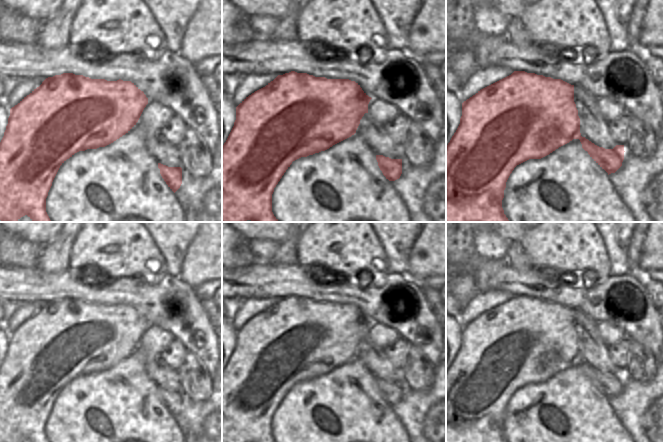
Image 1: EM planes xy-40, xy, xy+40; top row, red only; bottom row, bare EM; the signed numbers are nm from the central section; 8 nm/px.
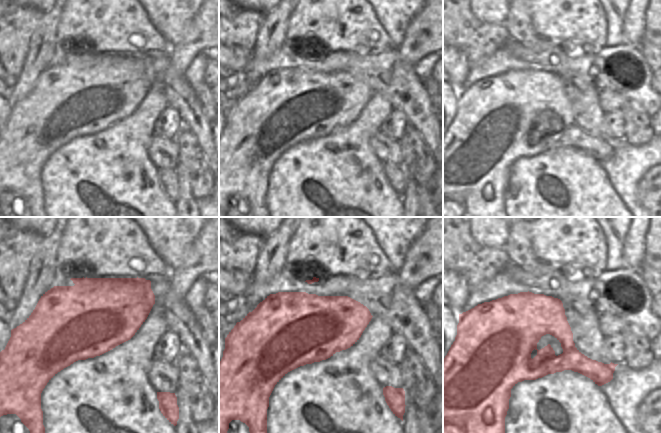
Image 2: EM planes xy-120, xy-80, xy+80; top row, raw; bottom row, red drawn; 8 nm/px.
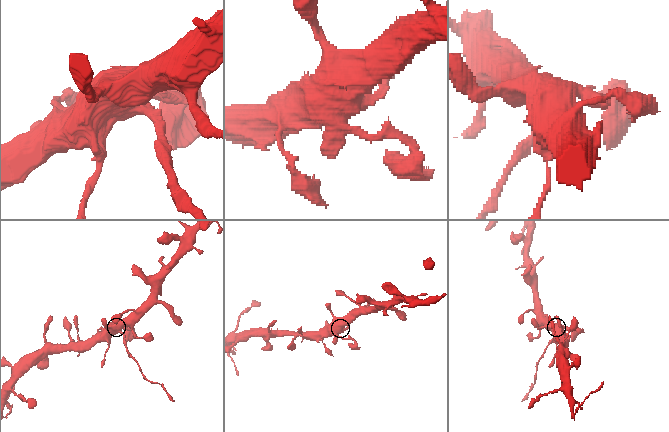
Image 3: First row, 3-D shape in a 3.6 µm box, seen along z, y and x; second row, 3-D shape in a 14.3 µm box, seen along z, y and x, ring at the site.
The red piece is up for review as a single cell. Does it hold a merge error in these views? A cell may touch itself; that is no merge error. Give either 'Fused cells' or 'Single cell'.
Fused cells

